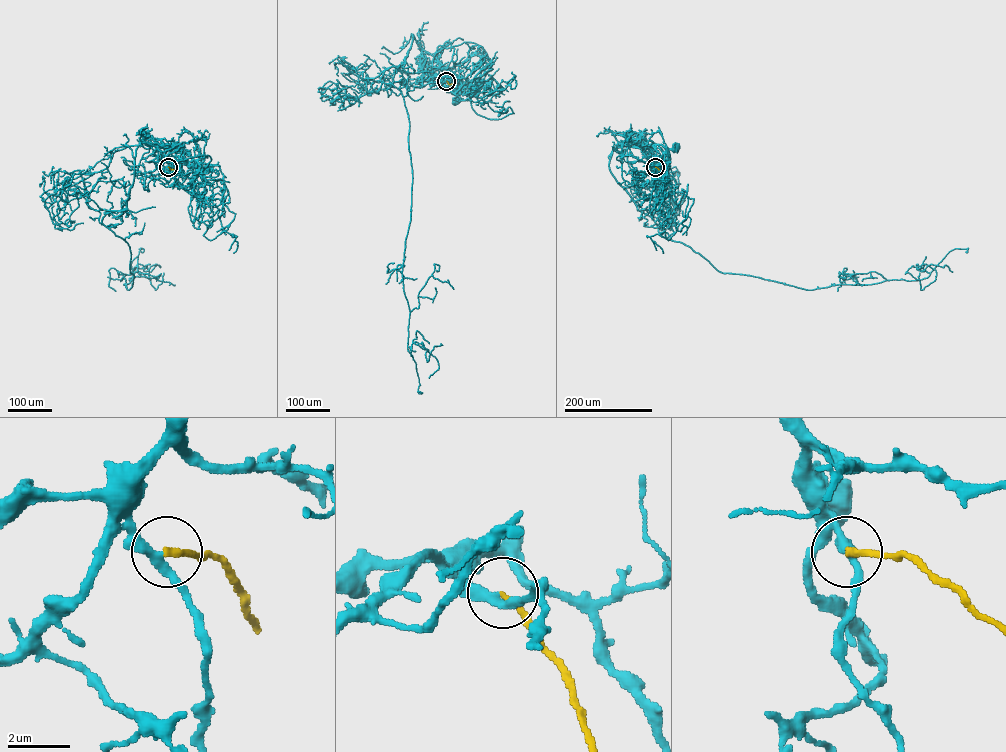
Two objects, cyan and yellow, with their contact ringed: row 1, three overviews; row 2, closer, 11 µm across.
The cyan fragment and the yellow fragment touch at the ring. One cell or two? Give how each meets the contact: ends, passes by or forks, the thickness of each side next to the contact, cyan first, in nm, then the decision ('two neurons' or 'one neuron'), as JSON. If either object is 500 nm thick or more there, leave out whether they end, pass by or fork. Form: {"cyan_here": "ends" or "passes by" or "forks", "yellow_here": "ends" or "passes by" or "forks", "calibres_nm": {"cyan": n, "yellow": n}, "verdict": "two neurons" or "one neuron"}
{"cyan_here": "passes by", "yellow_here": "ends", "calibres_nm": {"cyan": 280, "yellow": 200}, "verdict": "two neurons"}

